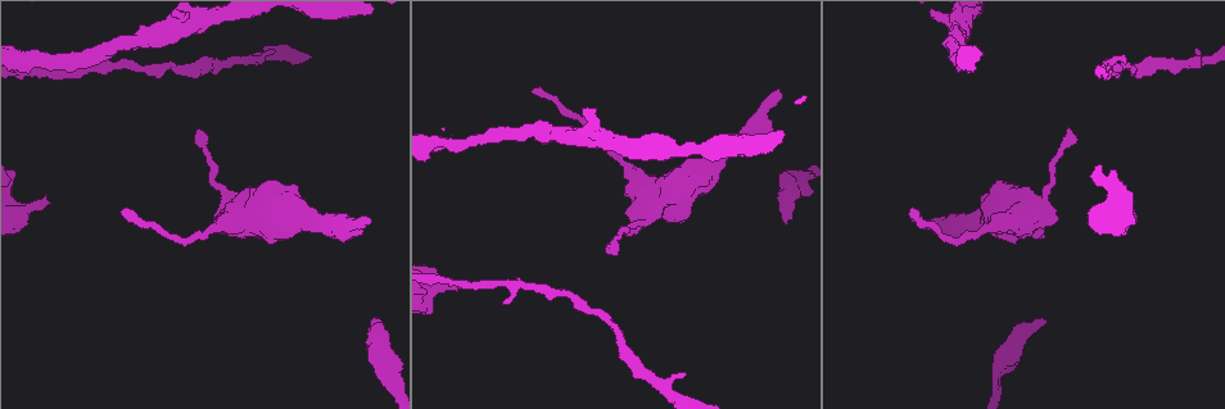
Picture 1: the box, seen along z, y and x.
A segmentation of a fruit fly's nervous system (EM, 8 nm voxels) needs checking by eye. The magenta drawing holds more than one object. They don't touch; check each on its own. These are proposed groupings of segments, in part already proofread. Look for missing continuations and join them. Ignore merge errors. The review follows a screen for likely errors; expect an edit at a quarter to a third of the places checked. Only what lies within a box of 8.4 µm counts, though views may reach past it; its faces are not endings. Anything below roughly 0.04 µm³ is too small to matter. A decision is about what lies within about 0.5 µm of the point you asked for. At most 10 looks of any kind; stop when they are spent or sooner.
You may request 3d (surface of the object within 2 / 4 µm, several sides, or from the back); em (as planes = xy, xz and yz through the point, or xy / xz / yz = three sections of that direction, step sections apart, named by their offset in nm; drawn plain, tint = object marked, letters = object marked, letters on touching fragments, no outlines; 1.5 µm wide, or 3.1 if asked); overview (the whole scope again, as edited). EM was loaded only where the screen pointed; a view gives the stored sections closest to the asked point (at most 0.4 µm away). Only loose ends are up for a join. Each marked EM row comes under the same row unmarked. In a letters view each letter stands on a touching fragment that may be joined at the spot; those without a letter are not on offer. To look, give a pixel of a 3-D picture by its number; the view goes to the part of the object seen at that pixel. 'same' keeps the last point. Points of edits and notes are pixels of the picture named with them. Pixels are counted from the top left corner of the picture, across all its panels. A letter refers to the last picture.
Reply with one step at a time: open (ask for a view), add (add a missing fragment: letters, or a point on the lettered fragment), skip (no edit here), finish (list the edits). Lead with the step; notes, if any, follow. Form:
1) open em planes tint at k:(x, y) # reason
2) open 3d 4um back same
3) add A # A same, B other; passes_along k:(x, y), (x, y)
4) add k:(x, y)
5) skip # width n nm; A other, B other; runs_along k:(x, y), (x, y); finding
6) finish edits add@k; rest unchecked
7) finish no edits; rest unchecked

open 3d 2um at 1:(1045, 319) # branch stops here

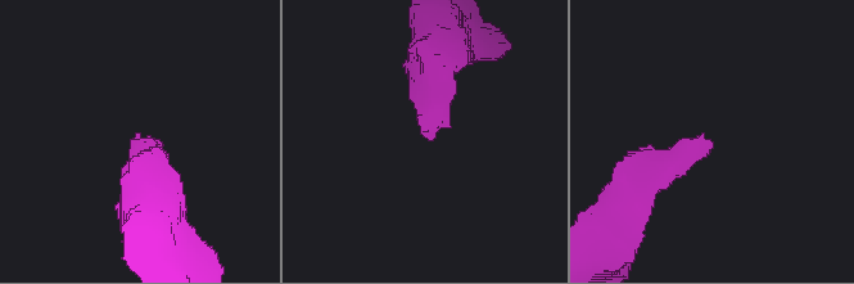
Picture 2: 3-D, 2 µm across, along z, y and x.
open em planes letters at 2:(142, 140) # now the EM

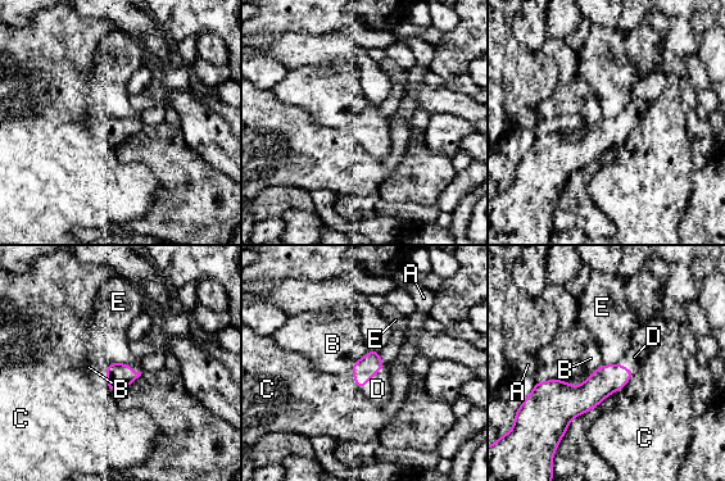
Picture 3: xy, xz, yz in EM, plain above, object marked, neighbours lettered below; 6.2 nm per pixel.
add D # A other, B other, C other, D same, E other; it goes on there

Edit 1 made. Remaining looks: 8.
open 3d 4um at 1:(367, 220) # an open end

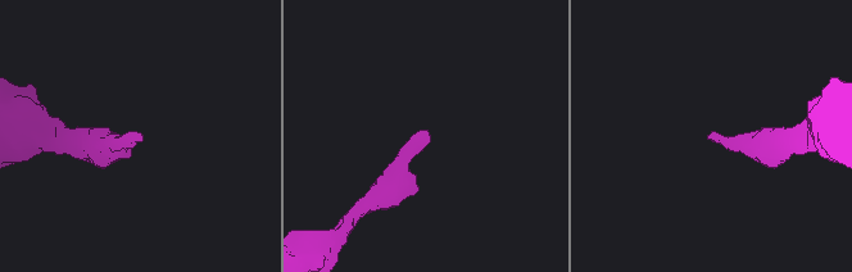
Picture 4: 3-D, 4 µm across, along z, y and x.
open em planes letters at 4:(140, 136) # shape alone is not enough

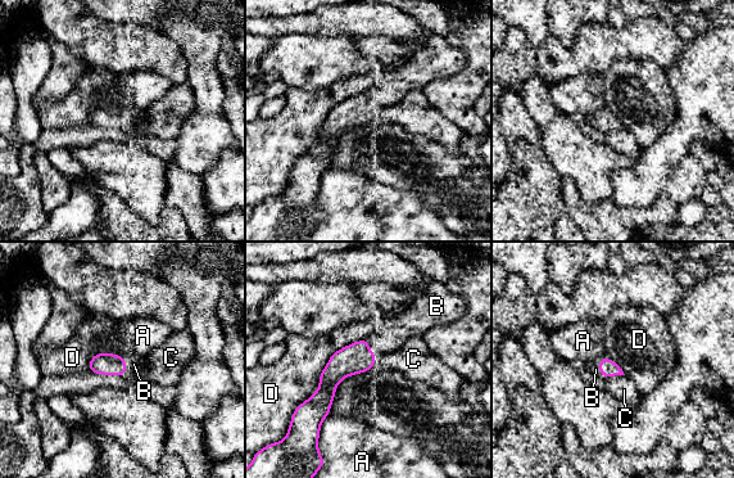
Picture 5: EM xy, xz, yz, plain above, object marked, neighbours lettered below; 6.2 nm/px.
add B # A other, B same, C other, D other; the neuron continues

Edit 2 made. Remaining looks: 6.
open overview # redraw

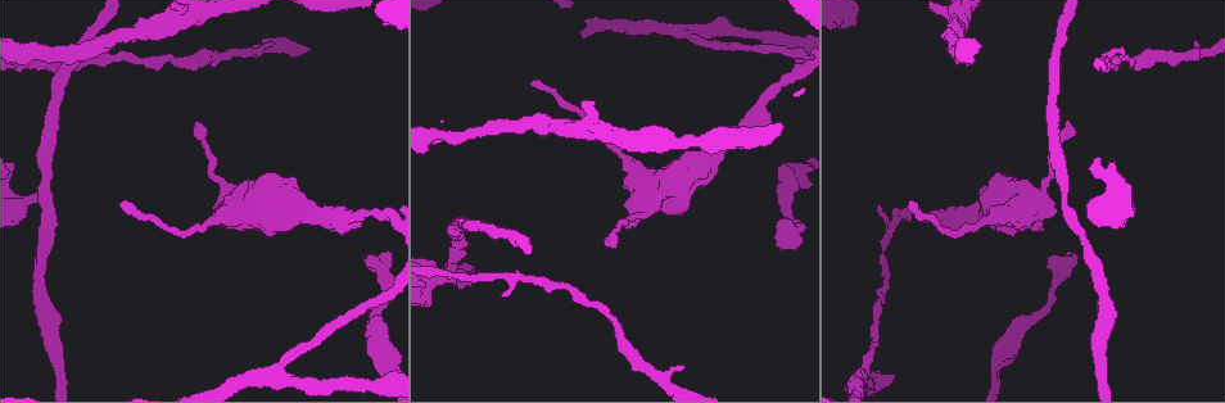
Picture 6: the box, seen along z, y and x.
open 3d 4um at 6:(455, 280) # branch stops here

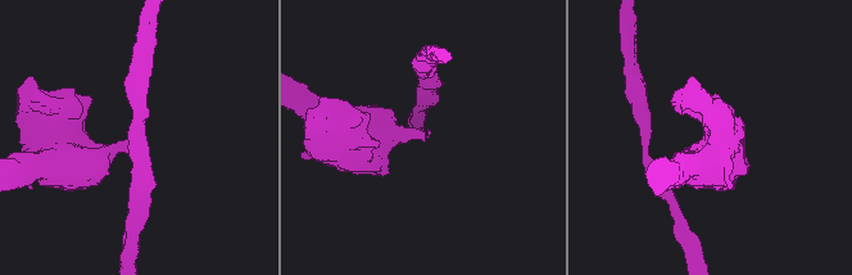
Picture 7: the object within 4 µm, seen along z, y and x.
open em planes letters at 7:(428, 131) # shape alone is not enough

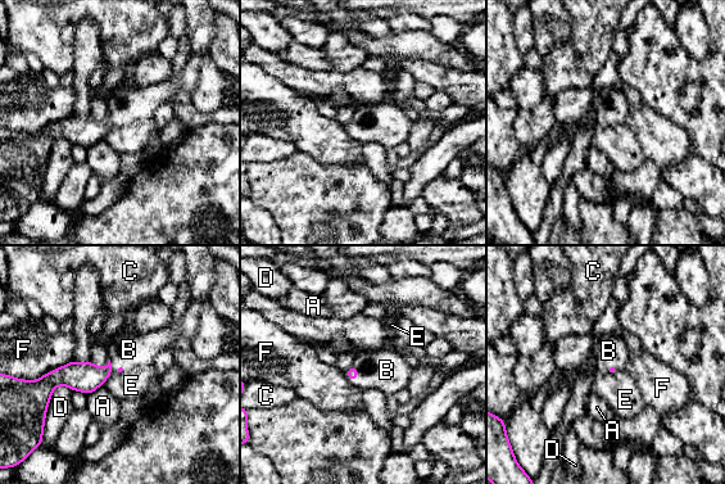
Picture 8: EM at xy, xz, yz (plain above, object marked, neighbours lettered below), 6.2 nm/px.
add B # A other, B same, C other, D other, E other, F other; passes_along 8:(352, 374), (357, 374), (386, 370); the neuron continues

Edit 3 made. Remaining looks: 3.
open 3d 2um at 6:(1194, 44) # free end

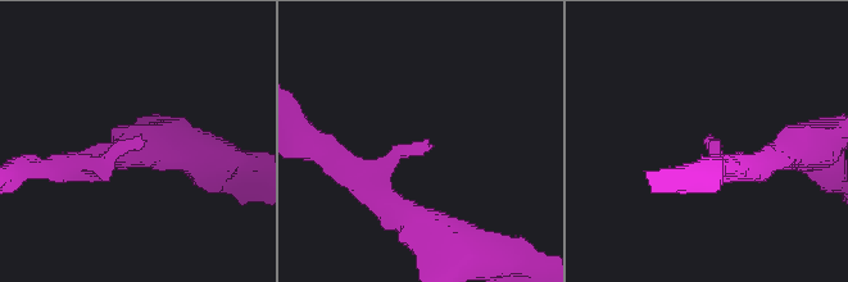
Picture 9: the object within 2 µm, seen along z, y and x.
open em xy step 8 tint at 9:(427, 143) # now the EM

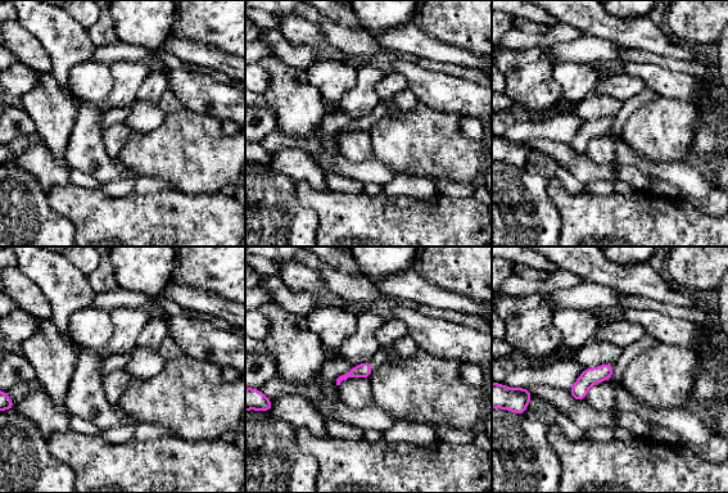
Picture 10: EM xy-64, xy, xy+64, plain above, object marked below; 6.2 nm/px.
open em planes letters same

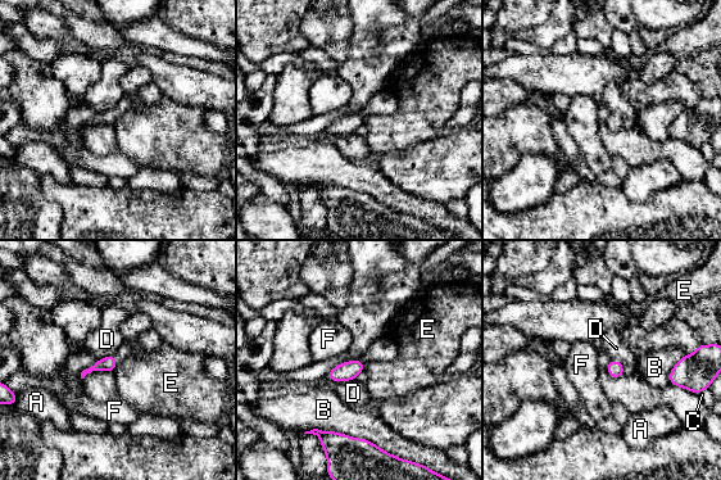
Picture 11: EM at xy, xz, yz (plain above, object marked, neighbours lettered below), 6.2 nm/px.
skip # A other, B other, C other, D other, E other, F other; none of them fits

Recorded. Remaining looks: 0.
finish edits add@3, add@5, add@8; rest unchecked

